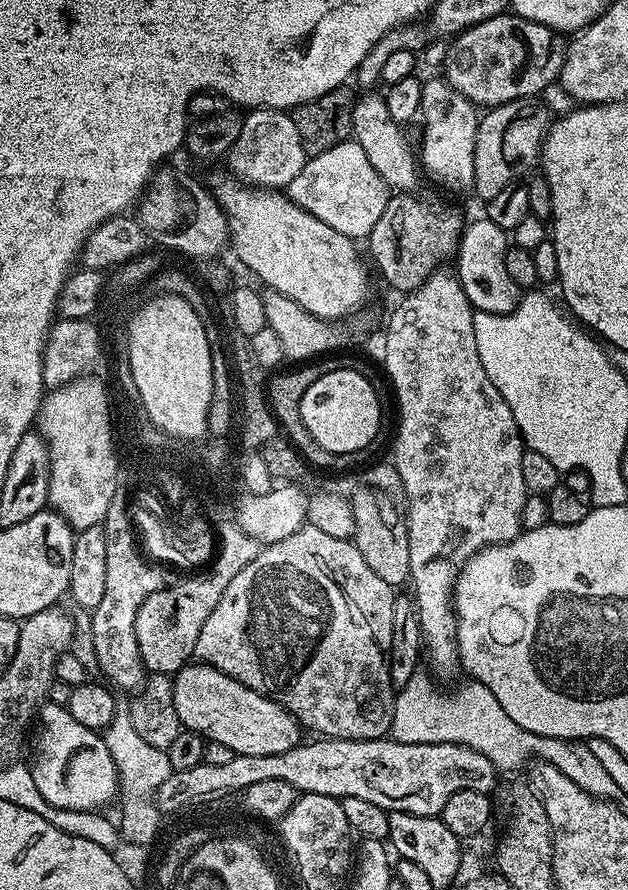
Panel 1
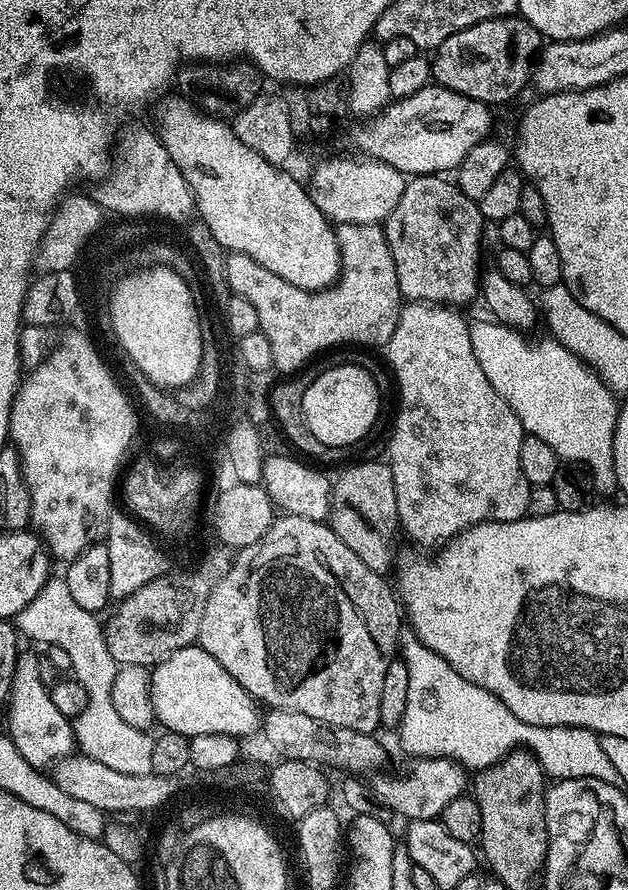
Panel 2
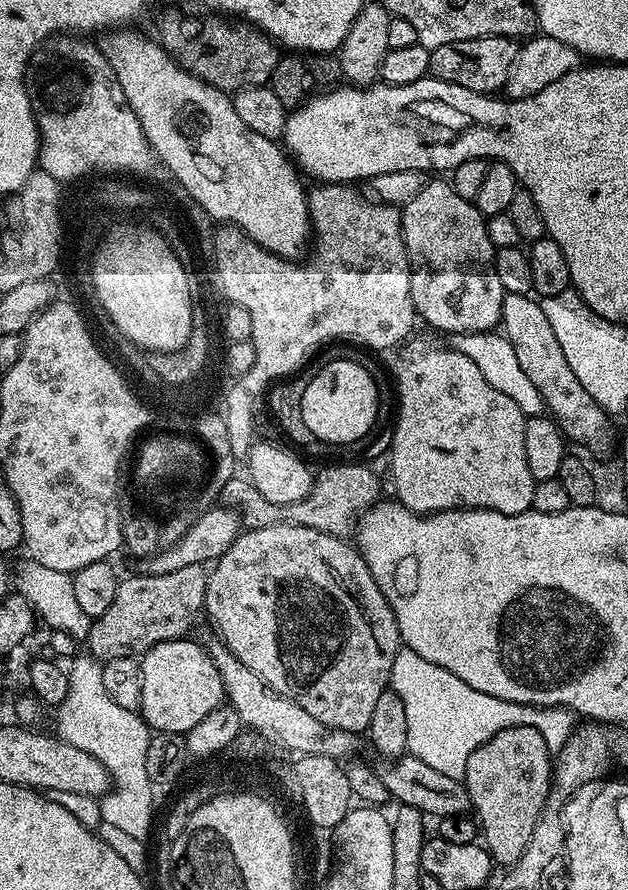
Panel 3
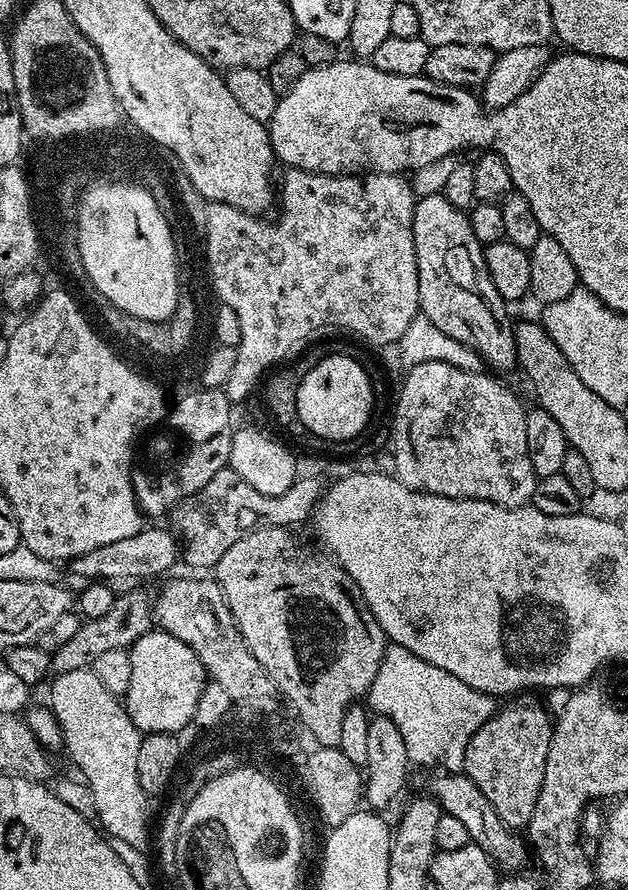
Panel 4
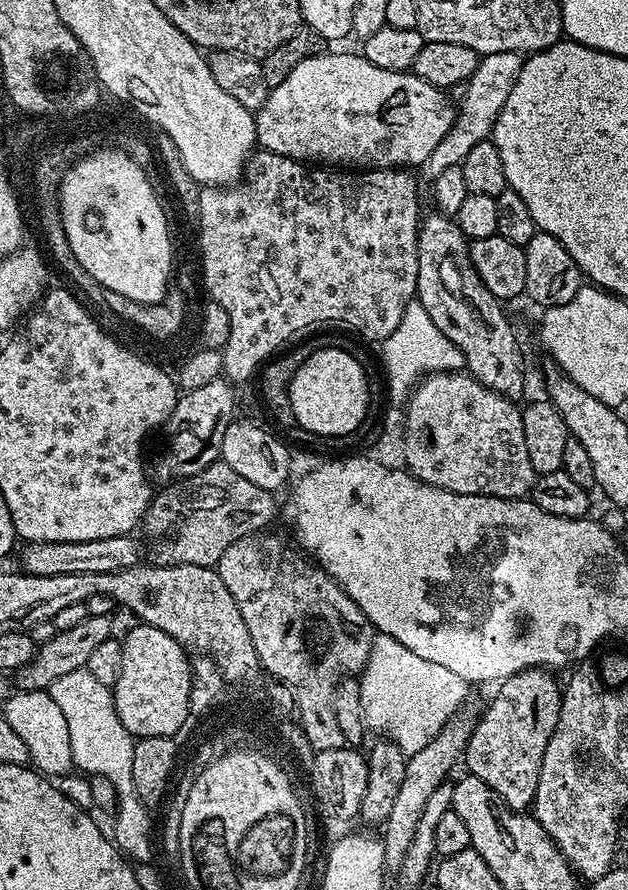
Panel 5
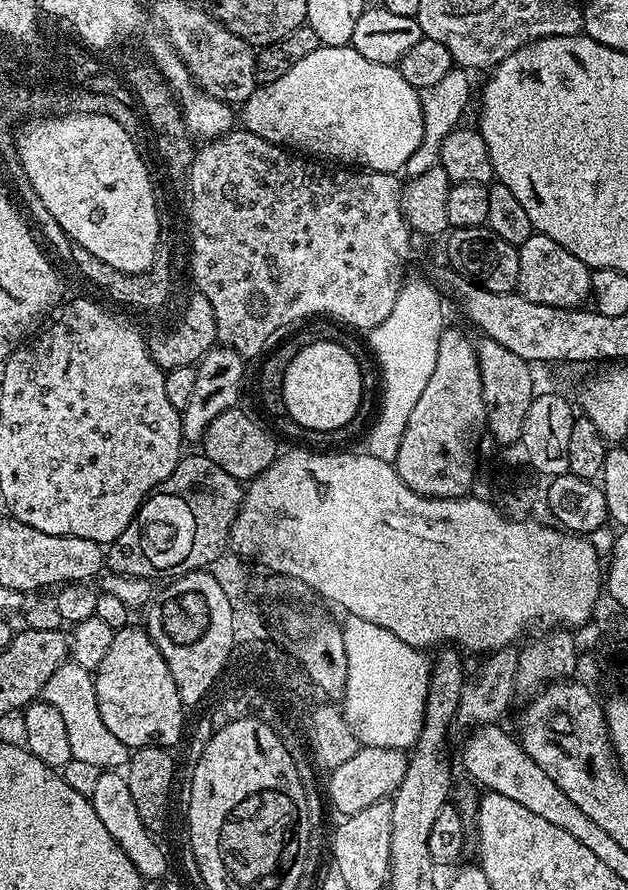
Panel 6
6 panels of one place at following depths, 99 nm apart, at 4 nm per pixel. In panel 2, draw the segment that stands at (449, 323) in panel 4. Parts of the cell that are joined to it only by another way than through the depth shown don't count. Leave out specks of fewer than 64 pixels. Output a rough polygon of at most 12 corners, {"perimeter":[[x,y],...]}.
{"perimeter":[[408,180],[383,225],[408,302],[481,295],[477,201]]}

